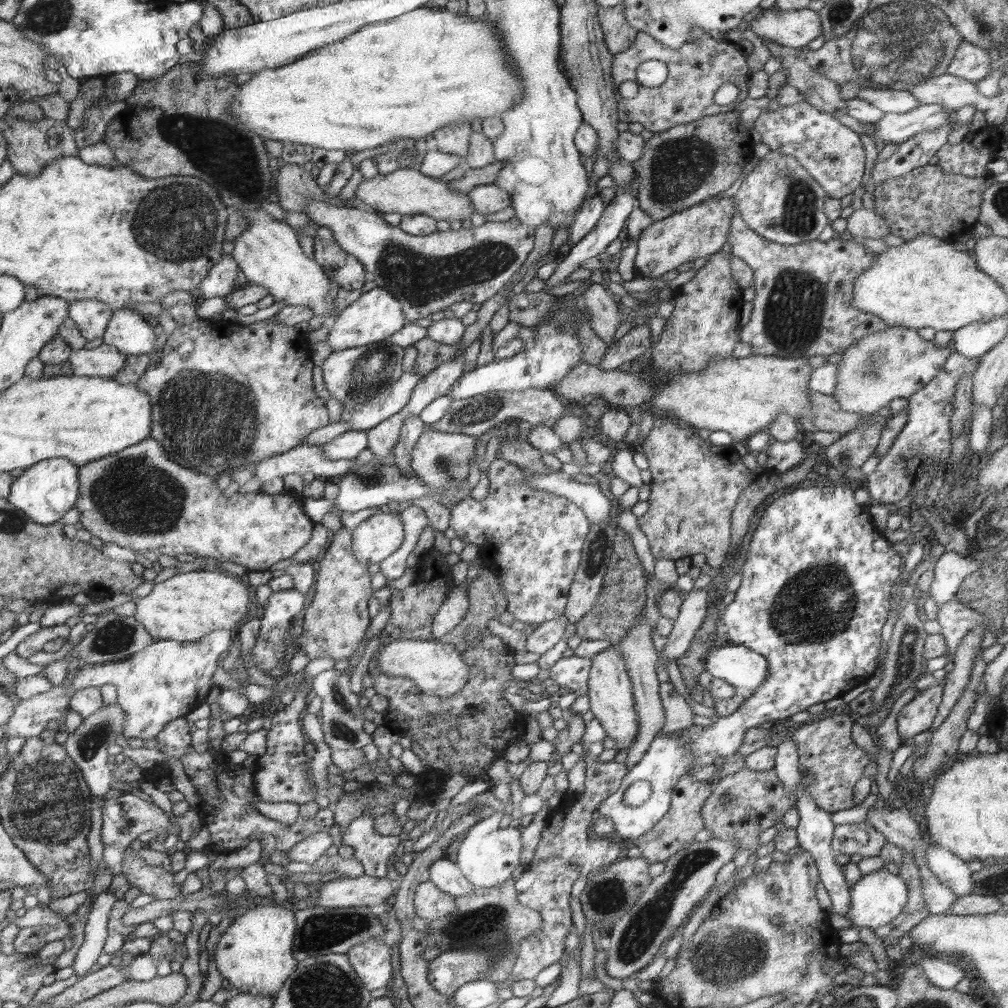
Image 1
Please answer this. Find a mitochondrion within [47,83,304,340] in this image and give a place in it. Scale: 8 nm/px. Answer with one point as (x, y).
(177, 222)

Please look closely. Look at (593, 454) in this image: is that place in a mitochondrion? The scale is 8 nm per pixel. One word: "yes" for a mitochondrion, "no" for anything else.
no

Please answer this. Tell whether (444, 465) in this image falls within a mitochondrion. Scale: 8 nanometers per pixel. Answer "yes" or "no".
yes

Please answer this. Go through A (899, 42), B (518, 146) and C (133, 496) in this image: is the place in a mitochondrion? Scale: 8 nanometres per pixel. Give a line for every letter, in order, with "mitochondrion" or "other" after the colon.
A: mitochondrion
B: mitochondrion
C: mitochondrion

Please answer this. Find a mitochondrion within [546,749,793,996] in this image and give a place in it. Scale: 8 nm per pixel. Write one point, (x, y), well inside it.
(645, 925)

